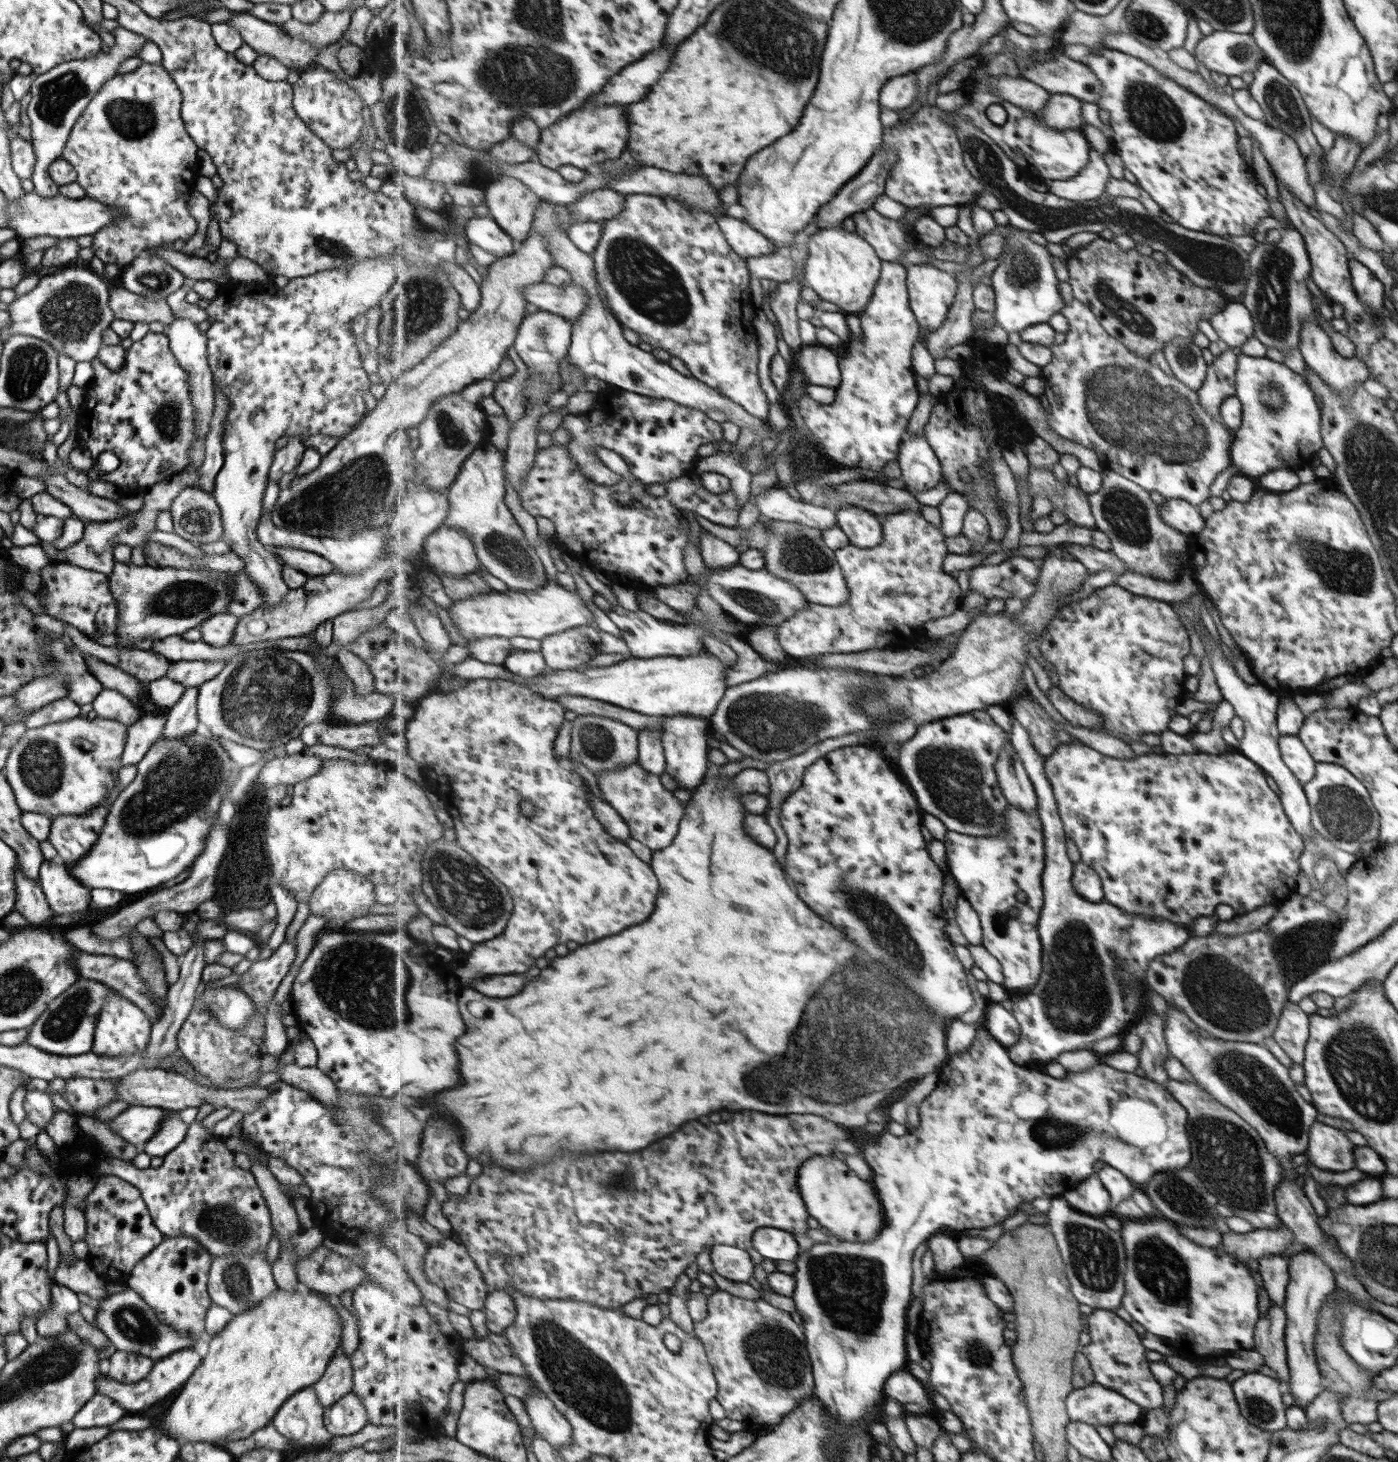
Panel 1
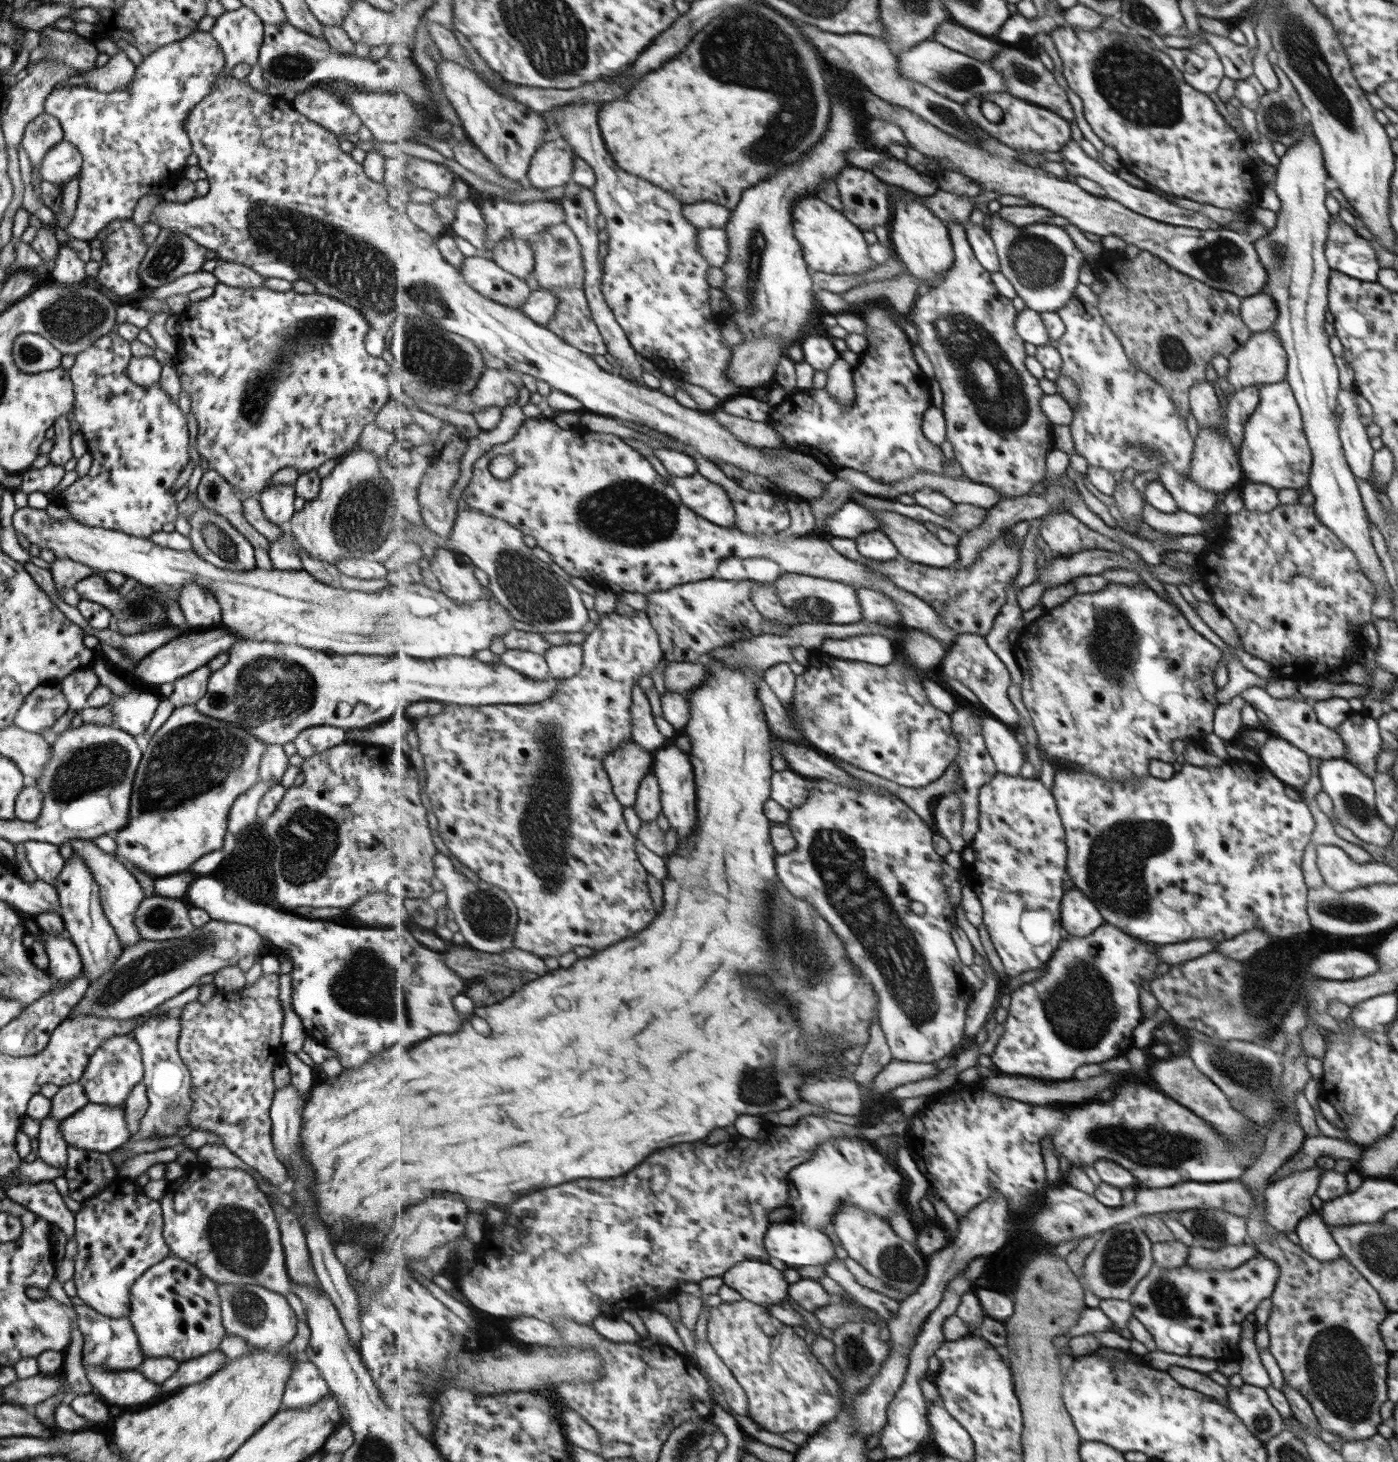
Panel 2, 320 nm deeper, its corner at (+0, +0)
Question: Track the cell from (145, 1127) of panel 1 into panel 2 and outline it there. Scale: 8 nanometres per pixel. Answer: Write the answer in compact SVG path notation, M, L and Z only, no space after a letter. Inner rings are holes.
M87 1103L83 1108L71 1114L71 1116L62 1118L58 1122L58 1129L61 1131L66 1145L85 1151L108 1154L121 1147L129 1139L129 1131L124 1119L124 1110L121 1106Z

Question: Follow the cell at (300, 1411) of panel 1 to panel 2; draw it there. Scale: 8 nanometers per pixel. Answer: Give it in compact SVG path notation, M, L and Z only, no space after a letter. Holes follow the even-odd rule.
M303 1358L291 1369L280 1400L281 1409L298 1409L331 1394L317 1367Z

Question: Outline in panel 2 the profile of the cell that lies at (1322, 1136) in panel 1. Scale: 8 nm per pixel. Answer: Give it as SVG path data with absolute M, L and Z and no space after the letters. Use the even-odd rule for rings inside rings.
M1314 1166L1268 1183L1262 1192L1266 1226L1283 1235L1293 1232L1304 1215L1313 1211L1309 1197L1315 1194L1321 1178L1319 1174L1323 1171L1325 1170Z

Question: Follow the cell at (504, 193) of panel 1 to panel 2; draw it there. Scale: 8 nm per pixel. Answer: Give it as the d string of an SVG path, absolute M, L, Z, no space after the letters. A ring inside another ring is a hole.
M508 237L494 245L490 257L507 272L519 278L529 278L536 268L533 245L530 240Z

